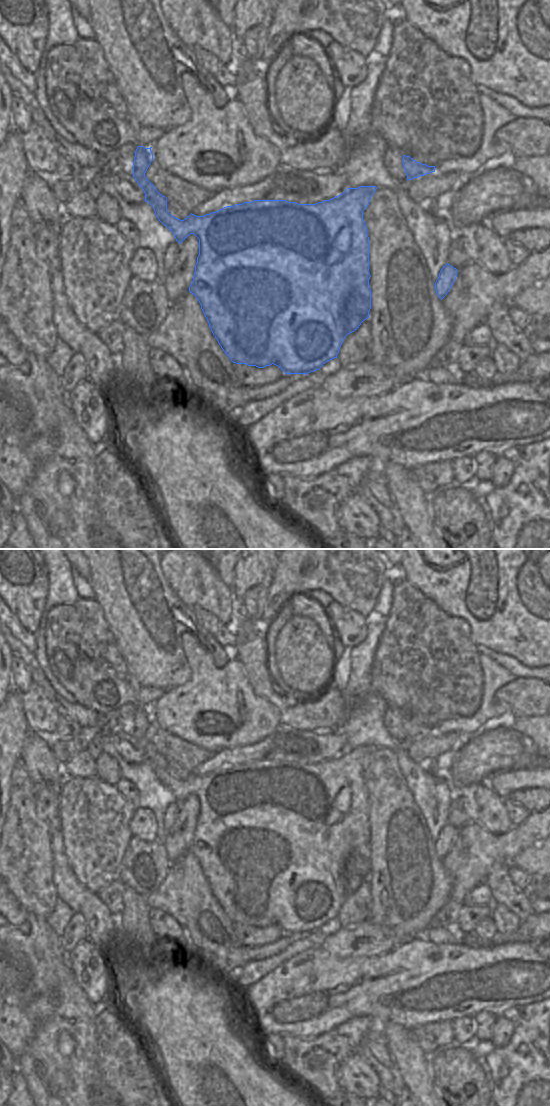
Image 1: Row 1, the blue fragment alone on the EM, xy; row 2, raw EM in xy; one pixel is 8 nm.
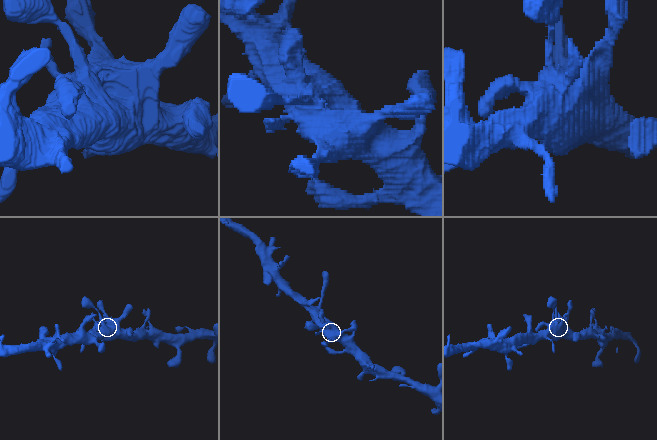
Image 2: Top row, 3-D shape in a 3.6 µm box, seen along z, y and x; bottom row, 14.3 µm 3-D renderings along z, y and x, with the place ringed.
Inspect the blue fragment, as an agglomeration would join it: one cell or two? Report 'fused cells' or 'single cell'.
single cell

